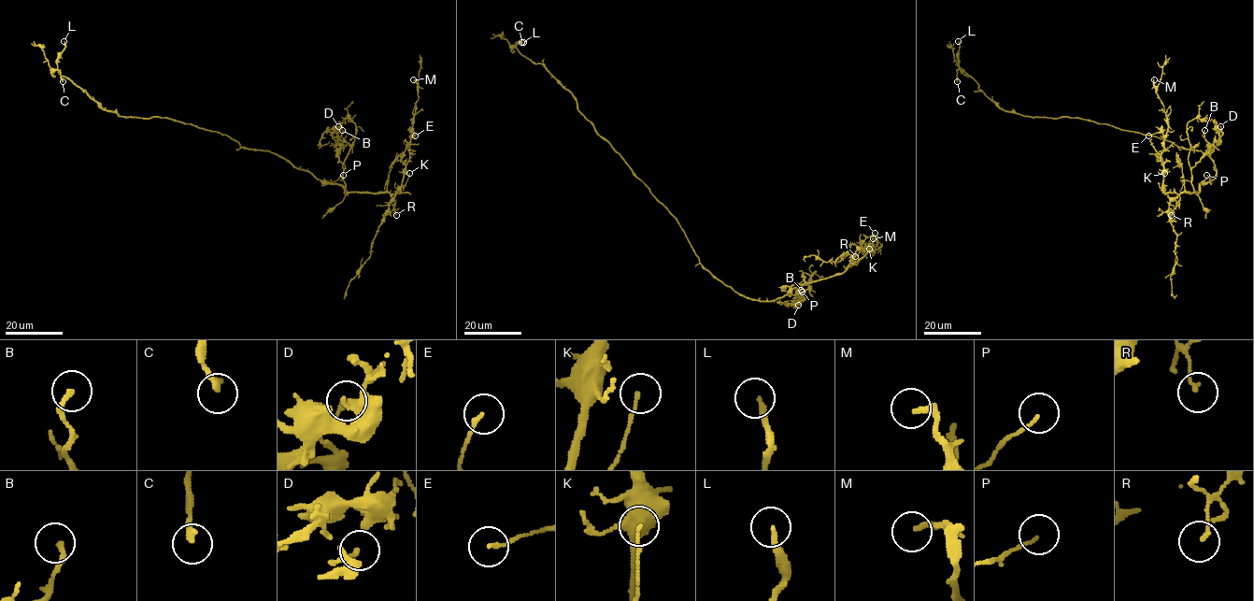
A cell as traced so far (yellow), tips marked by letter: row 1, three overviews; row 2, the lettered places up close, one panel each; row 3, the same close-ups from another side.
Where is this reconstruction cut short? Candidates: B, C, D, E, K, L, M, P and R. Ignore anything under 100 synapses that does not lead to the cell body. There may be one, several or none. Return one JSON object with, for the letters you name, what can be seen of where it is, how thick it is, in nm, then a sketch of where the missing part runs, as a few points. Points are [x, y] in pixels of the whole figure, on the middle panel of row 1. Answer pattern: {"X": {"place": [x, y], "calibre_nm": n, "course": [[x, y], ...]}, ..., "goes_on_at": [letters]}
{"goes_on_at": []}

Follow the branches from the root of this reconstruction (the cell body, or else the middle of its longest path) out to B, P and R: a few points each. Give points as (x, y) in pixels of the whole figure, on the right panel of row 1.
B: (1181, 147), (1205, 153), (1216, 169), (1216, 176), (1201, 183), (1197, 193), (1191, 169), (1208, 149), (1204, 130)
P: (1181, 147), (1200, 150), (1212, 160), (1216, 176), (1209, 183), (1206, 175)
R: (1181, 147), (1205, 153), (1213, 162), (1216, 176), (1201, 183), (1198, 192), (1181, 193), (1171, 215)

